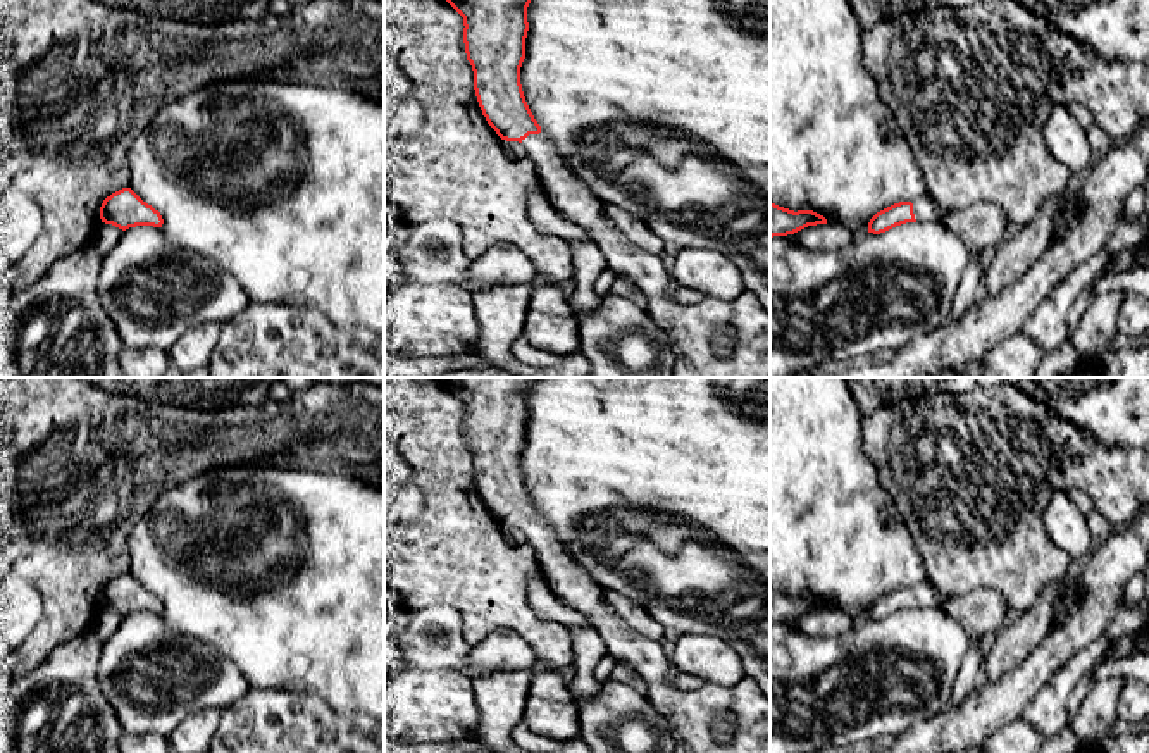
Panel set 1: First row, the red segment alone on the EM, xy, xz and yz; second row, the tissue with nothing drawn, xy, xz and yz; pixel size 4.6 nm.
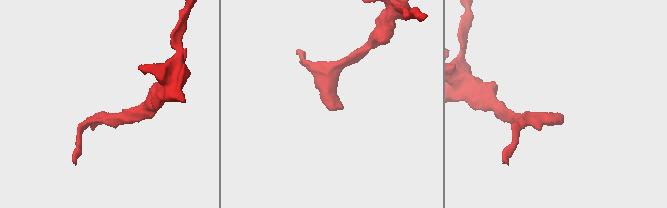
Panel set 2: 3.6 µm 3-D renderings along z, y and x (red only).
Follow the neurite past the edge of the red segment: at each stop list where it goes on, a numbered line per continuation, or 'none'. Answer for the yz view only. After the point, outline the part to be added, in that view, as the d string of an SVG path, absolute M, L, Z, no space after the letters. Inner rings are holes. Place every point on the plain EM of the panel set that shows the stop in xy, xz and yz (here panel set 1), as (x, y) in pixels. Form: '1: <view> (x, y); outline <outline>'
1: yz (925, 595); outline M930 581L915 584L911 589L913 589L913 600L916 608L944 610L944 607L947 605L947 600L941 594L941 591Z

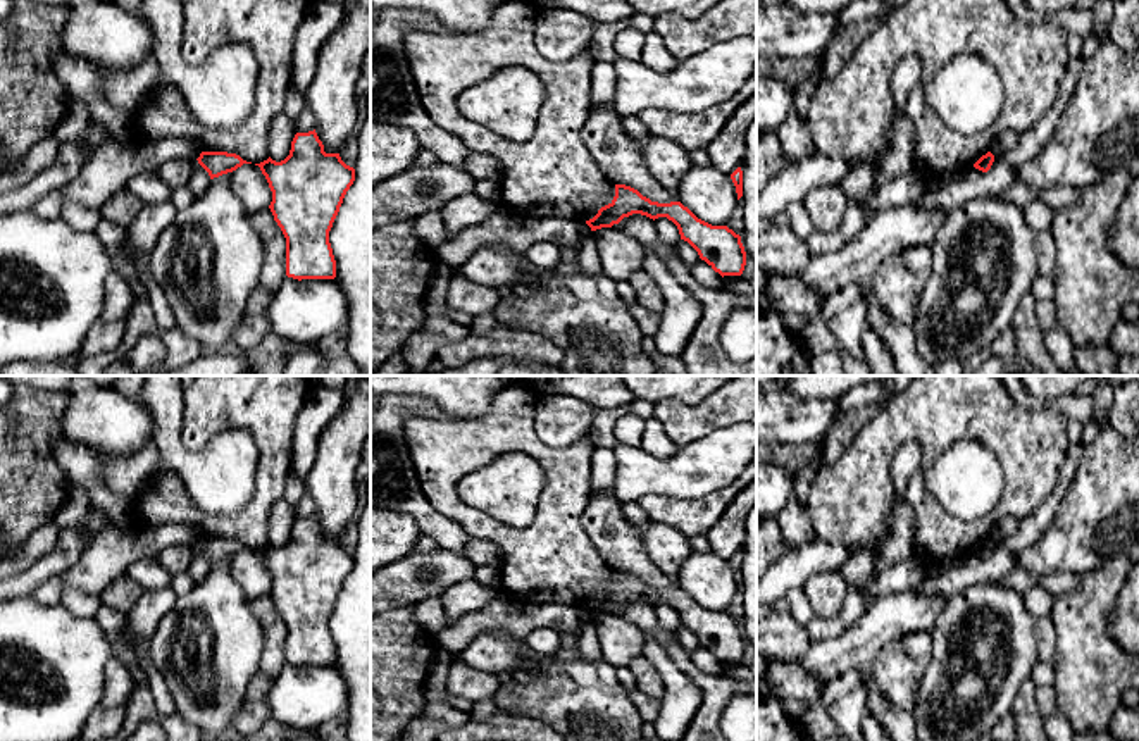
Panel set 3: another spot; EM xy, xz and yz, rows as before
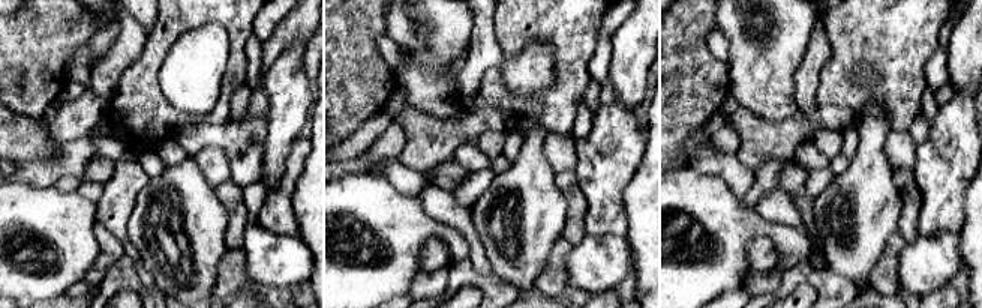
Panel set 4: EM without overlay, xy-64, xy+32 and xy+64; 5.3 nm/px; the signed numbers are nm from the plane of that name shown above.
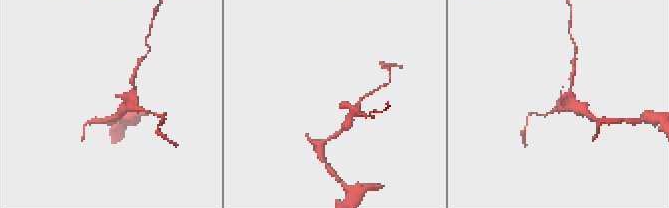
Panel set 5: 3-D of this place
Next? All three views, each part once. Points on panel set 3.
none

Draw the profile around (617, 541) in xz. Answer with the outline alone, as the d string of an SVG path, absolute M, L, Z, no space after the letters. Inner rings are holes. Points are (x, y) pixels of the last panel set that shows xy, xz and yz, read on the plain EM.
M593 493L581 515L581 526L594 550L615 570L631 572L651 588L677 588L675 579L650 560L634 524L624 515L624 503L615 496Z

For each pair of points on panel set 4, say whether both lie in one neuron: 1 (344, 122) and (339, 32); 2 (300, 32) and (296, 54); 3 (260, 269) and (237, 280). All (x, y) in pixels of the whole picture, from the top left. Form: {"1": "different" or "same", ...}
{"1": "same", "2": "different", "3": "different"}

